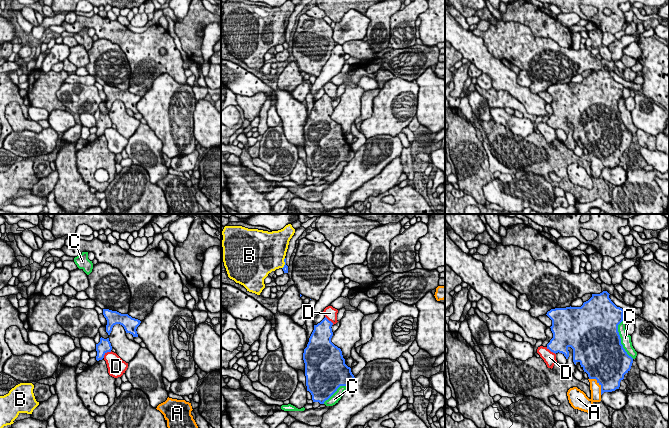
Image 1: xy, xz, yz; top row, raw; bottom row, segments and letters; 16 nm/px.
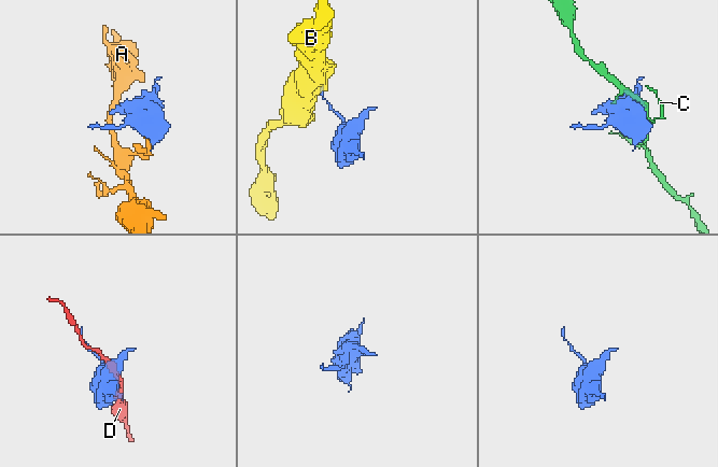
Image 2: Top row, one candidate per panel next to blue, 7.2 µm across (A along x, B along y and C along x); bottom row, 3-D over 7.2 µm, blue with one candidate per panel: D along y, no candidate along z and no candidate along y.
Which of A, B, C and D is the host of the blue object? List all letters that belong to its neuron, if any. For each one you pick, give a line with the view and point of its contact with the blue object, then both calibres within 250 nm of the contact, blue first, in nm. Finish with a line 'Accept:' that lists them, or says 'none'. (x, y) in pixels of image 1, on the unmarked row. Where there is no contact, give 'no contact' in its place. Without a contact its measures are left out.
A: contact yz (599, 160); calibres 460 and 170 nm
Accept: A

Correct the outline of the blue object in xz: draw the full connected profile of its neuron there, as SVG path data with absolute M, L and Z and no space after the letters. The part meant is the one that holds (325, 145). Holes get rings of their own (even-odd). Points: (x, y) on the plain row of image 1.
M326 93L314 101L314 106L303 129L307 167L311 169L313 178L320 180L324 180L340 162L349 162L355 155L351 144L345 140L341 125L331 118L332 101L333 99Z

